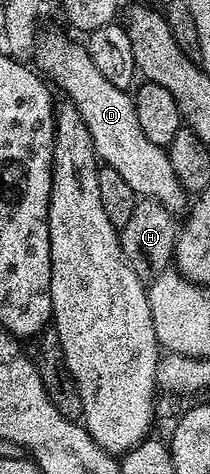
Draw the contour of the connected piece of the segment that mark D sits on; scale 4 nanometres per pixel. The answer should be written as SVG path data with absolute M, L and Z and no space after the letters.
M56 30L41 33L36 39L34 66L49 83L60 85L68 93L67 101L78 108L86 128L90 128L90 140L94 140L97 159L103 165L114 168L140 198L153 198L173 212L185 209L186 191L178 184L174 168L170 168L167 149L150 144L146 132L142 132L142 124L138 124L135 97L128 90L114 88L98 72L94 60L90 60L87 45L80 43L79 46Z

